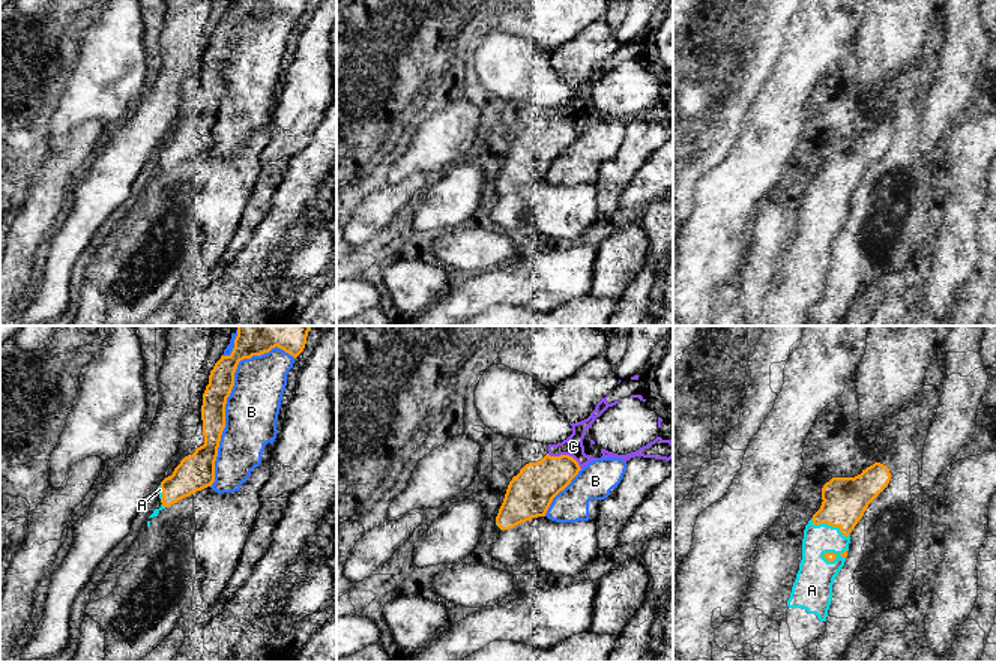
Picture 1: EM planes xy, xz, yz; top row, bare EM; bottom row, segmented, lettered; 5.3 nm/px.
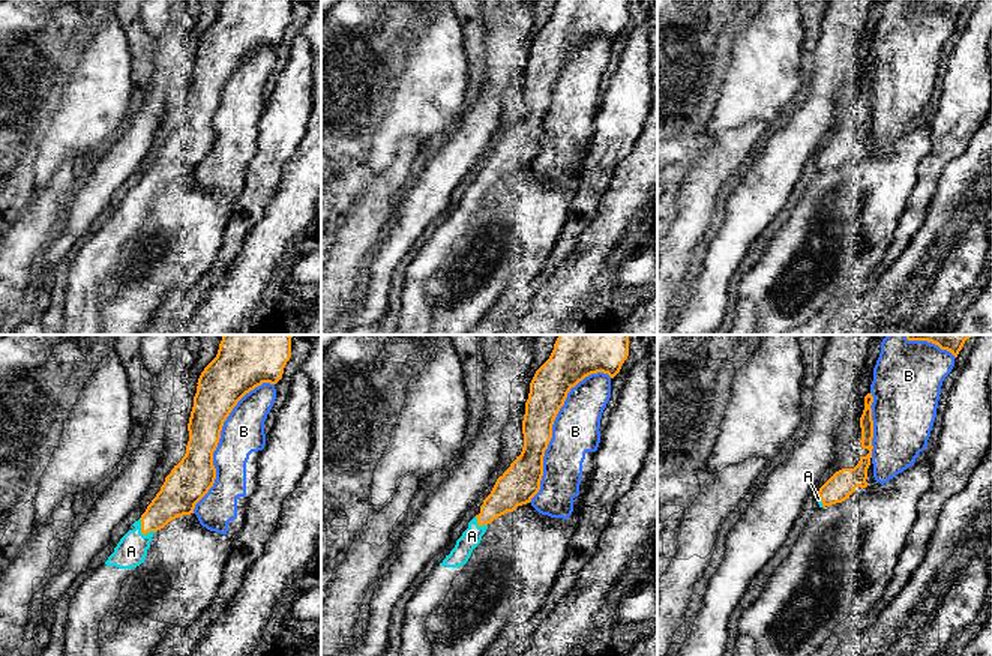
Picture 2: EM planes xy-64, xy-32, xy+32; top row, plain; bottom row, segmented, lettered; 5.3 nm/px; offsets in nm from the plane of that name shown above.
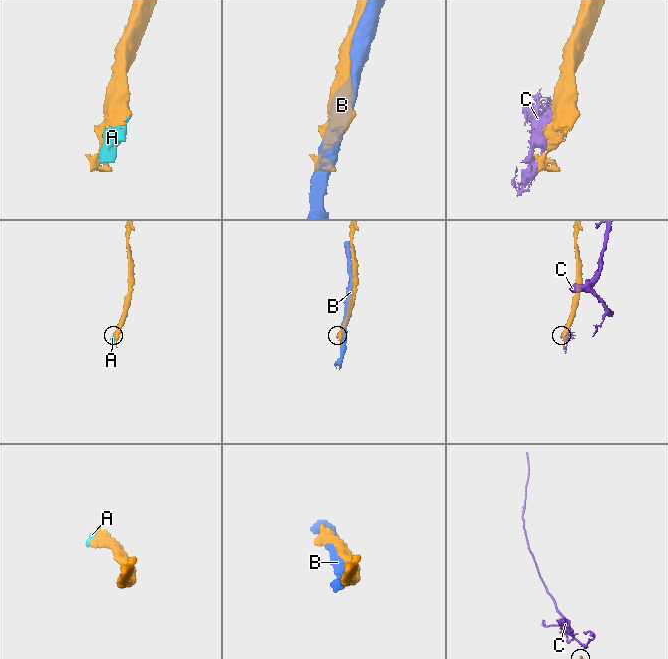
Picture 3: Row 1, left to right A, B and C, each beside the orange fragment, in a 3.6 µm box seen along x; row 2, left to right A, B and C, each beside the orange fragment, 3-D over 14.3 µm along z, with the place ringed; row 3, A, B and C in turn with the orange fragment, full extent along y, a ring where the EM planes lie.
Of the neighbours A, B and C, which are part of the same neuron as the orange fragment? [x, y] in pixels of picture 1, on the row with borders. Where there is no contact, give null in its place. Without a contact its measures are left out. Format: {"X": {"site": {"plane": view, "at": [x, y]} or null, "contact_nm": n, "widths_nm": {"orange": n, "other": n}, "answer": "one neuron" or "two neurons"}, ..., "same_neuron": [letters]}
{"A": {"site": {"plane": "yz", "at": [830, 524]}, "contact_nm": 220, "widths_nm": {"orange": 240, "other": 160}, "answer": "one neuron"}, "B": {"site": {"plane": "xy", "at": [224, 406]}, "contact_nm": 850, "widths_nm": {"orange": 140, "other": 280}, "answer": "two neurons"}, "C": {"site": {"plane": "xz", "at": [565, 455]}, "contact_nm": 200, "widths_nm": {"orange": 240, "other": 110}, "answer": "two neurons"}, "same_neuron": ["A"]}

